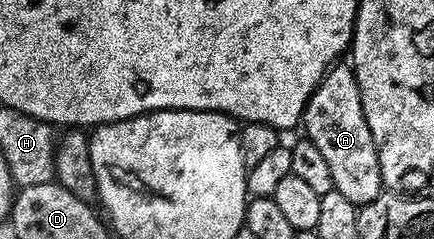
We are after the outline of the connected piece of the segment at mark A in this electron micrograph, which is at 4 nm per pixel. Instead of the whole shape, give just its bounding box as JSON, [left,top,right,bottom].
[301,64,384,207]

